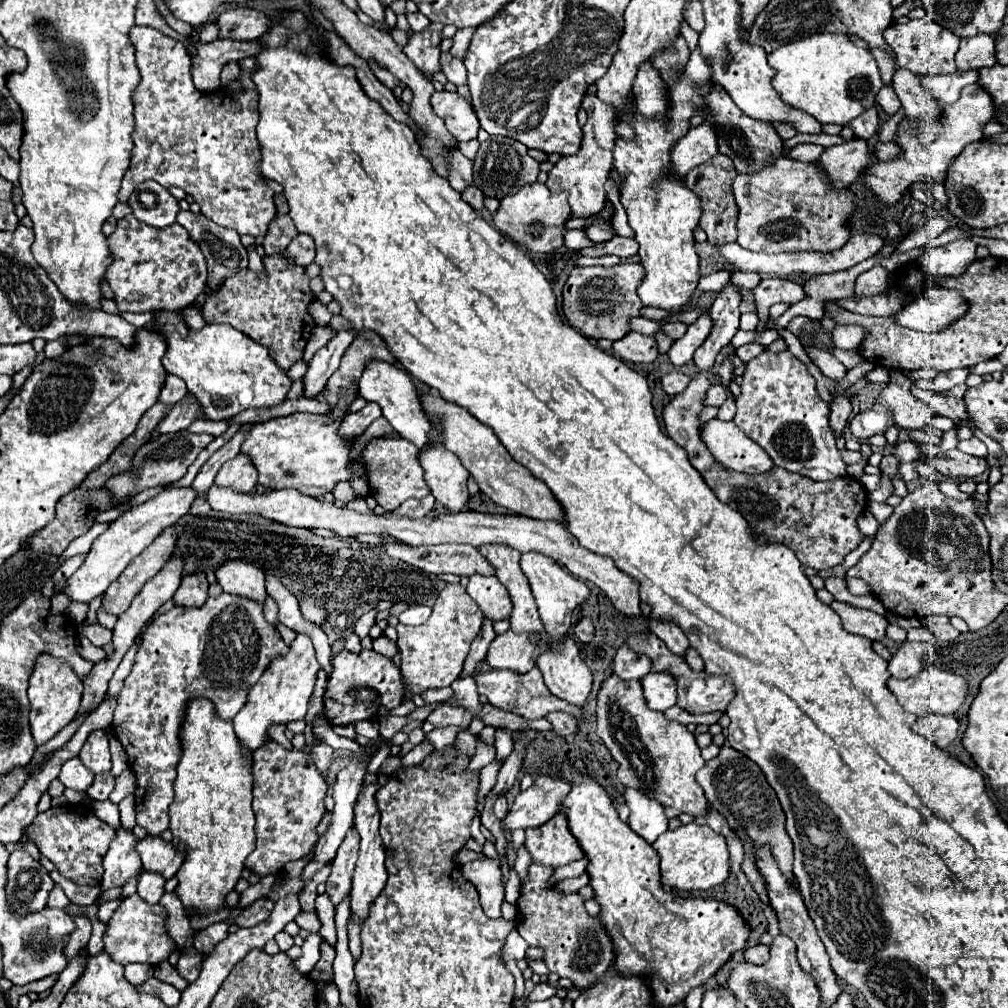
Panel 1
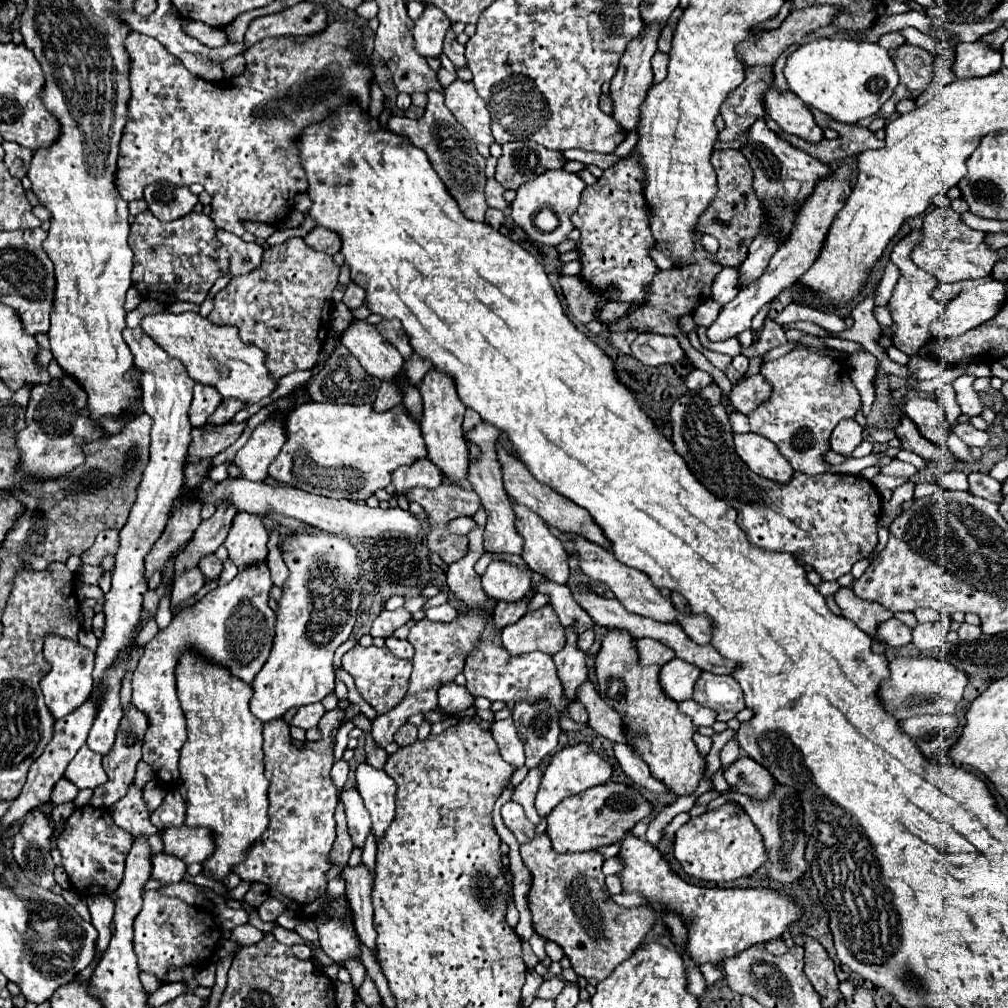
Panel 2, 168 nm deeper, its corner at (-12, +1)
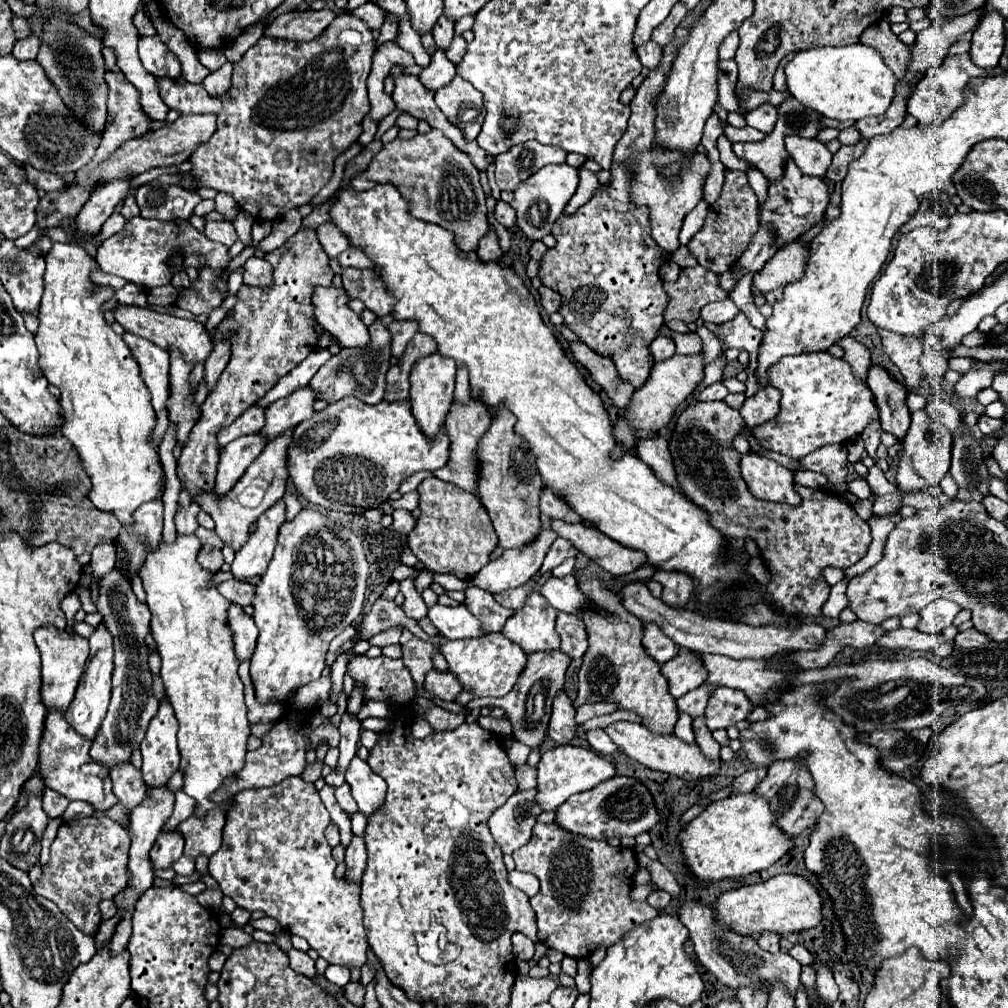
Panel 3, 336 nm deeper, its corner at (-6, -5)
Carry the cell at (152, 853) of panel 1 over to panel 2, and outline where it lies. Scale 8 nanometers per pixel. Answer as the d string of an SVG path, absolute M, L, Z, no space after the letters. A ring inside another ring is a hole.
M170 827L162 831L162 843L166 855L178 857L186 865L202 863L214 851L214 839L210 831L202 827Z

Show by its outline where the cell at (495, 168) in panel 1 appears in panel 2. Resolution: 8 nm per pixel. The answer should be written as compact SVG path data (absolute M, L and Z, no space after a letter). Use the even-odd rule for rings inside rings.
M512 141L502 145L502 155L496 165L496 181L504 189L520 189L526 181L536 179L548 169L560 169L564 157L560 151L550 151L534 141Z

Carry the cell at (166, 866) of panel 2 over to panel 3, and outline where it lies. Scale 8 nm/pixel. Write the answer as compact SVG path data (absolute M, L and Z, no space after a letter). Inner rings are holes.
M160 831L160 837L150 849L154 869L168 869L172 861L176 861L182 855L182 849L184 849L184 839L176 831L174 833Z

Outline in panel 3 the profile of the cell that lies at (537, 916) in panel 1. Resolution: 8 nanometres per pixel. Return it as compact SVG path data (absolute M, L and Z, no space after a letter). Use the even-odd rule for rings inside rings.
M538 823L534 827L530 843L526 843L522 849L512 853L512 859L518 871L534 873L540 879L540 893L530 899L530 905L538 917L540 943L568 957L582 959L582 957L588 957L600 945L610 947L620 937L624 937L630 929L658 915L658 911L650 907L646 901L636 901L630 897L630 891L634 885L632 879L638 869L634 849L628 849L622 845L612 847L606 841L594 841L588 837L576 837L576 833L564 833L564 829L560 829L556 823L548 823L548 825Z

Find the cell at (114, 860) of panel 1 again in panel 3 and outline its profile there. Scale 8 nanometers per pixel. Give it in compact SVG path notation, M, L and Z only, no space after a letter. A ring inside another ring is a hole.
M132 763L114 765L110 769L110 779L114 785L114 795L118 797L118 805L114 805L108 813L100 813L100 817L110 817L112 821L124 825L128 823L130 811L144 799L146 783L140 769L136 769Z

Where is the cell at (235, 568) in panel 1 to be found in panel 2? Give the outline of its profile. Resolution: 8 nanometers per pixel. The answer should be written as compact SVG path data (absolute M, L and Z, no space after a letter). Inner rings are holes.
M238 513L234 517L232 529L224 547L228 549L228 559L238 567L264 565L268 555L268 531L262 523L262 517L250 513Z

